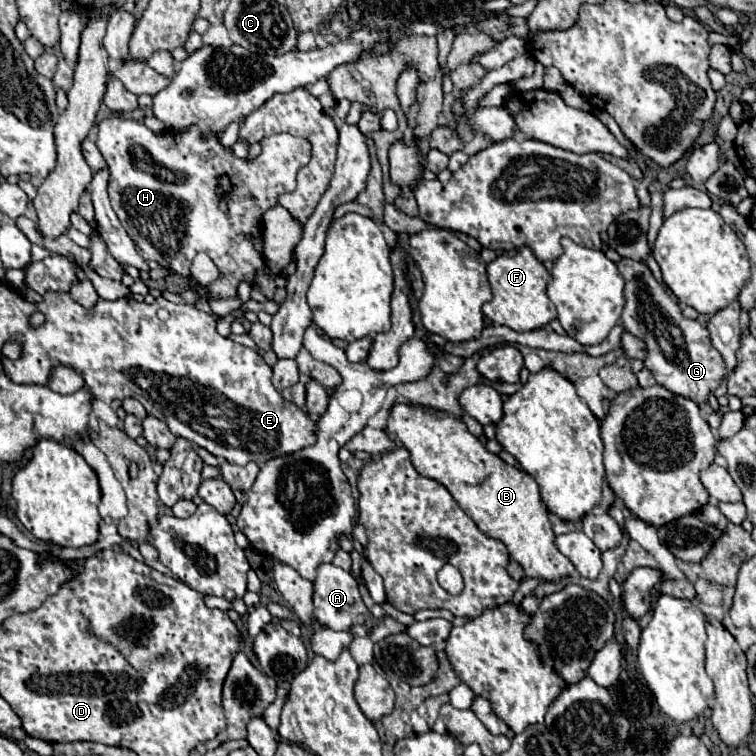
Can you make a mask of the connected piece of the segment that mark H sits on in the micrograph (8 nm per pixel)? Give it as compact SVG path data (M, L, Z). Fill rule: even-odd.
M120 117L98 123L96 145L110 169L108 195L112 209L126 233L136 243L138 253L144 259L156 261L164 269L182 275L188 289L202 289L206 297L218 301L236 297L238 285L242 281L252 285L258 269L266 267L264 253L256 251L254 247L254 239L262 241L264 211L278 203L278 195L290 193L294 189L296 173L304 167L304 151L310 151L310 143L306 139L294 137L290 133L278 133L262 139L262 153L256 159L238 159L232 147L224 147L216 135L204 135L198 125L192 125L186 131L154 133L140 121ZM220 201L226 201L228 213L220 211ZM200 251L204 251L220 269L220 277L208 285L200 285L190 271L192 261Z

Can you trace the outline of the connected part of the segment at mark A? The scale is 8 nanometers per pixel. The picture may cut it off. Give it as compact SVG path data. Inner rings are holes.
M334 563L318 565L314 581L314 619L332 631L350 631L350 627L364 623L366 617L368 607L362 601L358 583L352 573L344 571L342 567L336 567Z

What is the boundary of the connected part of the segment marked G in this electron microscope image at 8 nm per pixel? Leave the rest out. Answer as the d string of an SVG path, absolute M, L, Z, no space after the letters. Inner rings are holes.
M620 259L616 265L626 281L622 323L628 333L646 341L648 357L644 367L650 369L656 375L656 381L672 393L692 397L696 403L706 401L708 393L720 383L720 377L724 377L724 363L720 361L720 353L710 345L706 327L682 317L678 303L668 297L644 261Z

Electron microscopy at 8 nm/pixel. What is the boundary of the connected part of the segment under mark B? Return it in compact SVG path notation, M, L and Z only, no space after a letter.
M396 403L388 415L386 433L390 441L400 441L410 451L412 465L420 475L442 483L488 537L500 539L508 547L510 557L522 565L526 577L558 581L574 573L568 557L554 545L556 535L540 507L536 481L490 453L460 419L450 415L438 417L420 405Z

